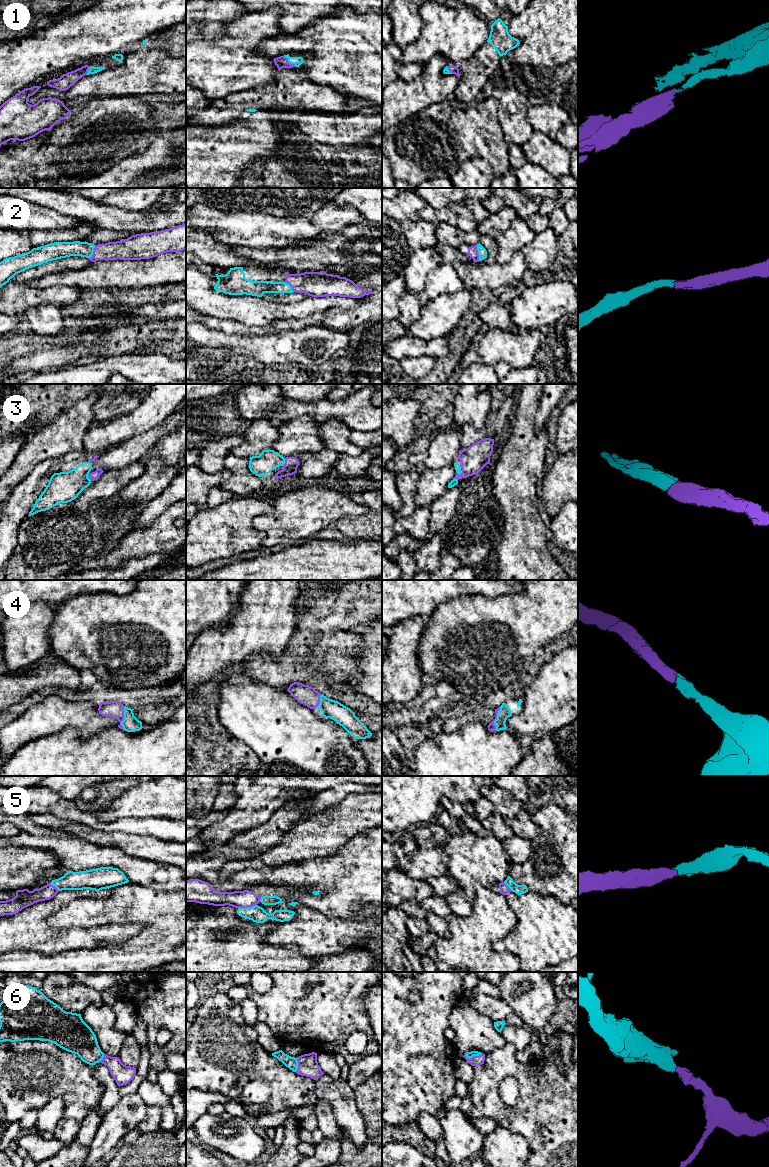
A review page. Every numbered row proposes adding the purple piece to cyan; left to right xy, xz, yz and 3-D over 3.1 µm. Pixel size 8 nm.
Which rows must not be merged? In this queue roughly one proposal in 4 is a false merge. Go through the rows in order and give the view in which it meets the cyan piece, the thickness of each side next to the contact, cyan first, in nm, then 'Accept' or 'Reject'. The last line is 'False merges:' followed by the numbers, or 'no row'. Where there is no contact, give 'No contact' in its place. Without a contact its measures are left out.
1: Touches cyan in xz. Thickness 70 nm (cyan) against 100 nm. Accept
2: Touches cyan in yz. Thickness 70 nm (cyan) against 80 nm. Accept
3: Touches cyan in xz. Thickness 170 nm (cyan) against 110 nm. Accept
4: Touches cyan in yz. Thickness 90 nm (cyan) against 60 nm. Accept
5: Touches cyan in xz. Thickness 130 nm (cyan) against 140 nm. Accept
6: Touches cyan in yz. Thickness 50 nm (cyan) against 80 nm. Accept
False merges: no row

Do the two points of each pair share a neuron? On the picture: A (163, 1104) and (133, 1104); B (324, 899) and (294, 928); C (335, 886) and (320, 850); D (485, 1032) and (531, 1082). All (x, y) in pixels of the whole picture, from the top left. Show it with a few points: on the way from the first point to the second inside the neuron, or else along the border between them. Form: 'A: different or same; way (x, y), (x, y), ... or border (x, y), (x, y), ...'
A: different; border (145, 1103), (148, 1105)
B: different; border (298, 901), (326, 915), (336, 917)
C: different; border (343, 845), (331, 856), (301, 863)
D: different; border (506, 1042), (501, 1047), (485, 1054)

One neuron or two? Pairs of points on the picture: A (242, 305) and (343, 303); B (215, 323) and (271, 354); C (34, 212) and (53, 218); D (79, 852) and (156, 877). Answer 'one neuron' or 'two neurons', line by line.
A: one neuron
B: two neurons
C: one neuron
D: one neuron

